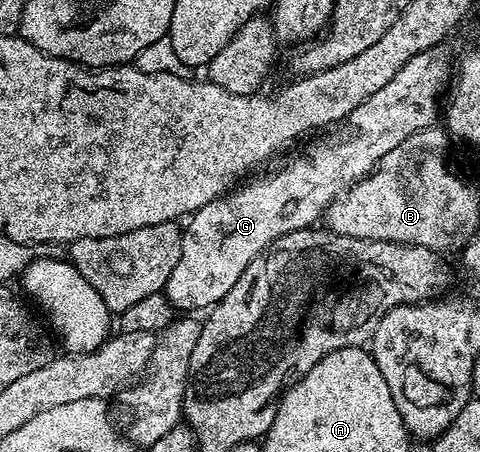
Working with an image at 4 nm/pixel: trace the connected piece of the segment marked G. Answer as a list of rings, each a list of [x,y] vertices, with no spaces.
[[[444,48],[418,52],[418,56],[410,56],[410,60],[406,60],[406,64],[402,64],[402,68],[394,72],[394,80],[390,80],[390,84],[384,85],[379,92],[374,92],[370,100],[362,100],[362,104],[358,104],[358,108],[350,112],[343,125],[332,132],[337,134],[310,143],[304,154],[290,159],[281,170],[266,175],[261,182],[252,182],[249,186],[237,185],[231,192],[197,210],[187,219],[188,227],[183,227],[182,256],[178,256],[178,265],[175,266],[174,272],[170,272],[170,280],[166,280],[163,294],[180,312],[204,312],[215,306],[222,300],[222,296],[226,296],[226,292],[230,292],[230,288],[234,288],[234,284],[238,284],[238,276],[246,272],[248,265],[270,243],[295,230],[313,227],[317,223],[315,221],[325,215],[334,199],[339,198],[355,182],[368,177],[375,170],[382,156],[386,156],[386,152],[398,148],[398,144],[402,144],[406,136],[414,136],[414,132],[422,132],[427,126],[437,125],[442,114],[442,95],[449,89],[453,74],[453,63],[452,66],[448,63],[448,54]]]

